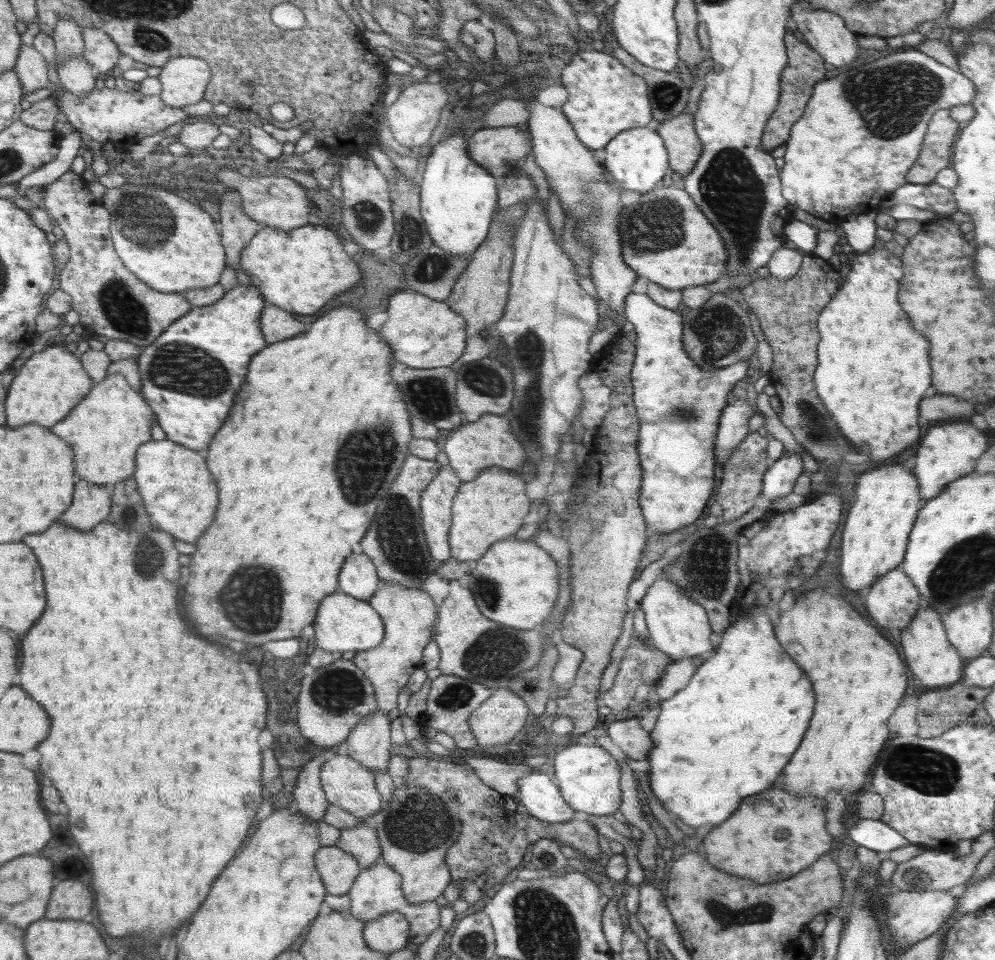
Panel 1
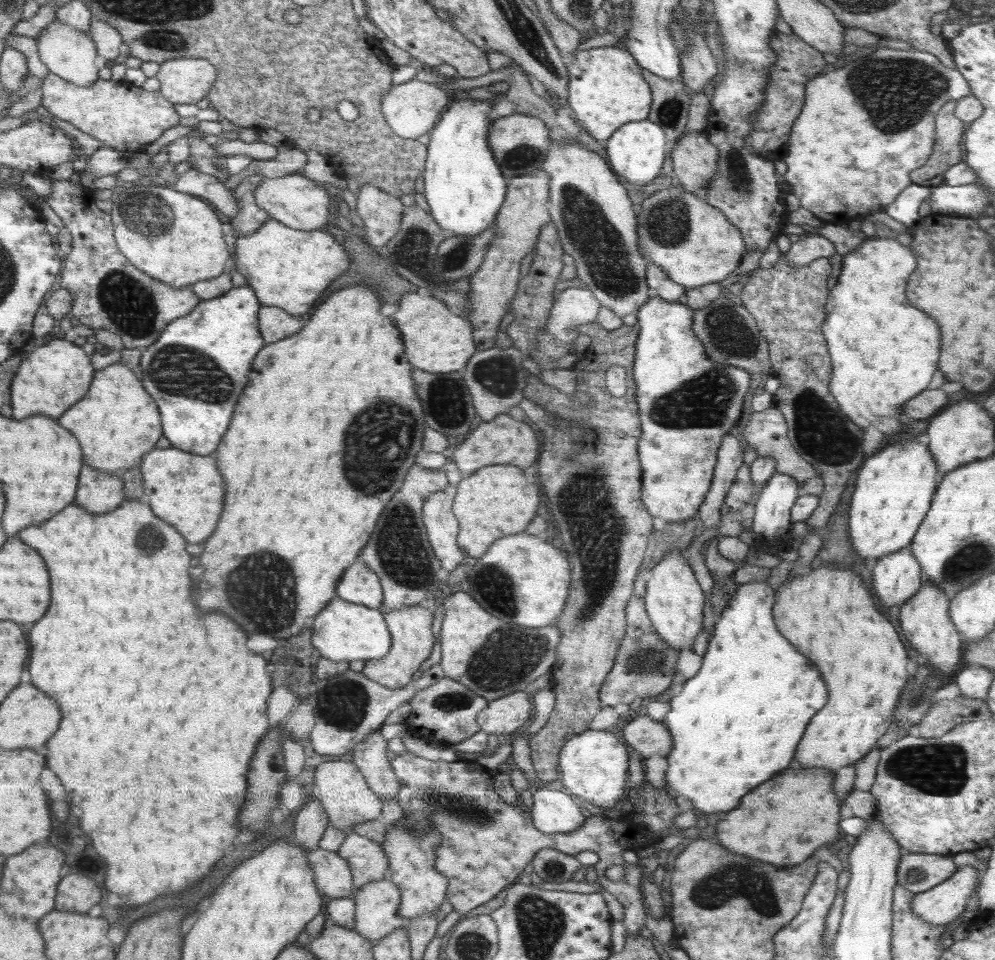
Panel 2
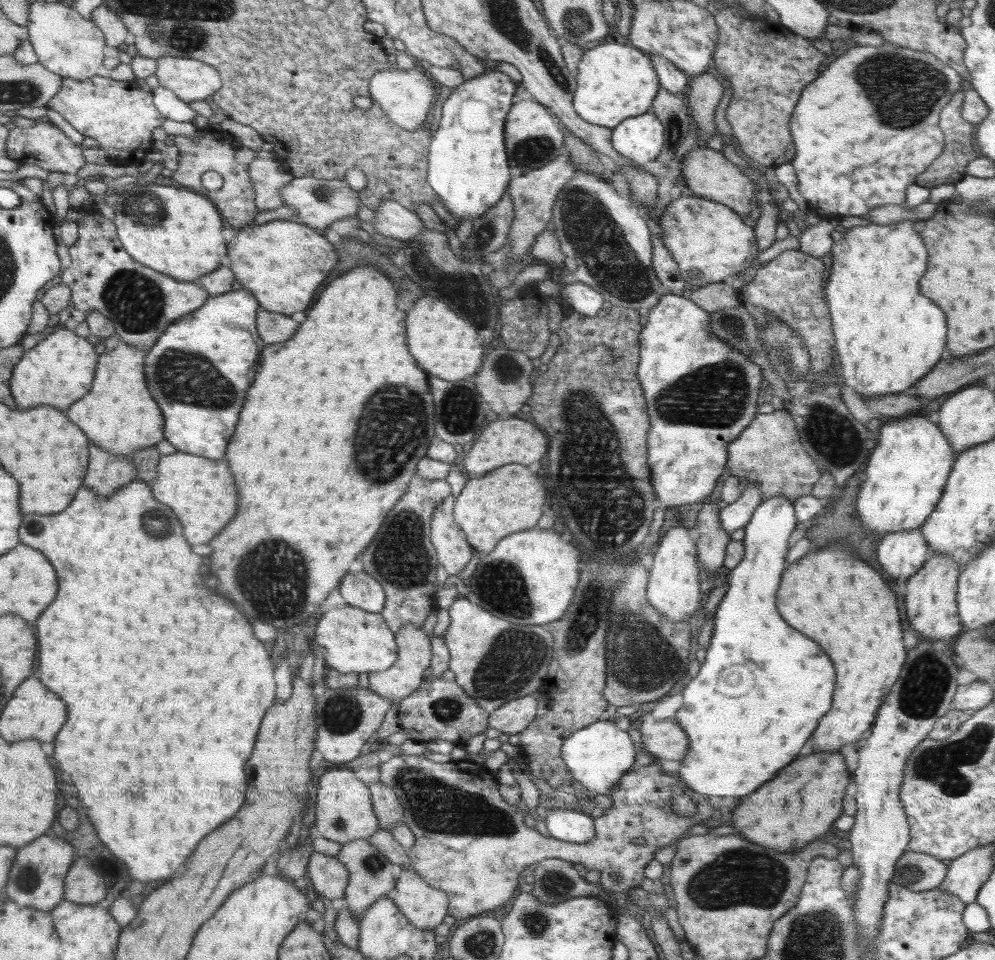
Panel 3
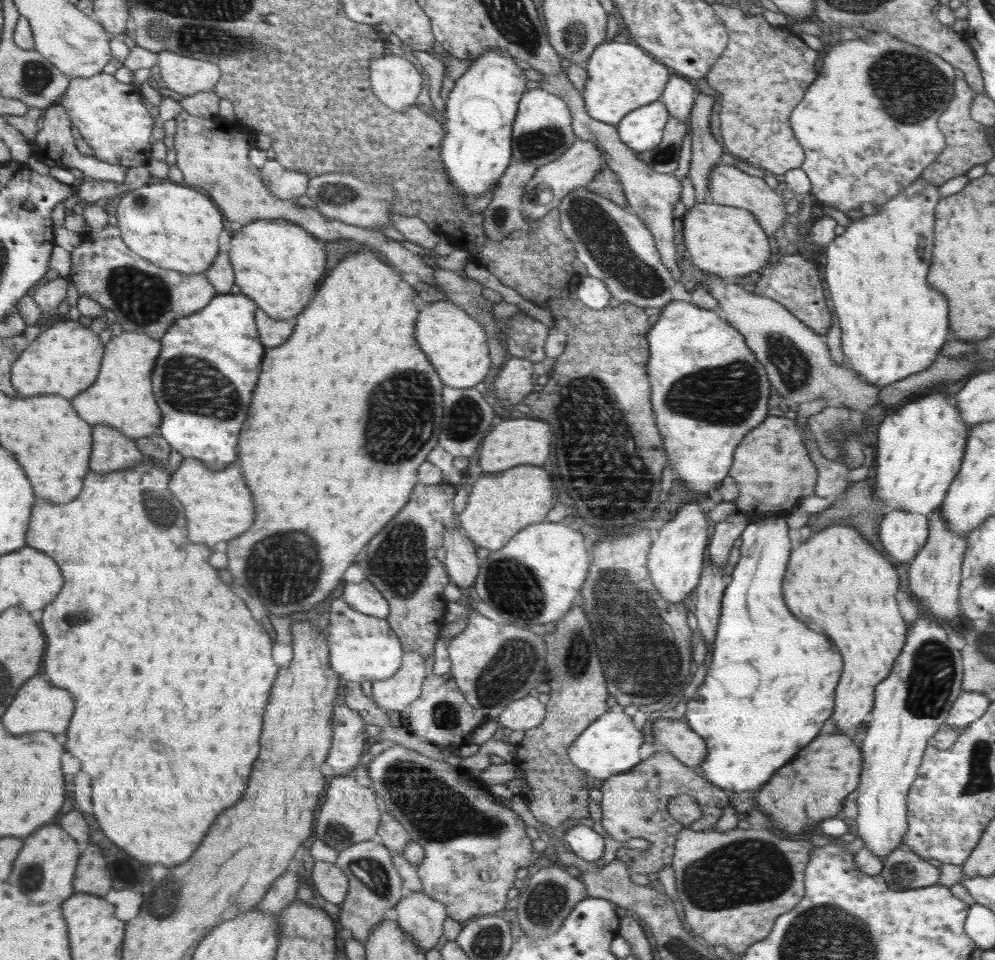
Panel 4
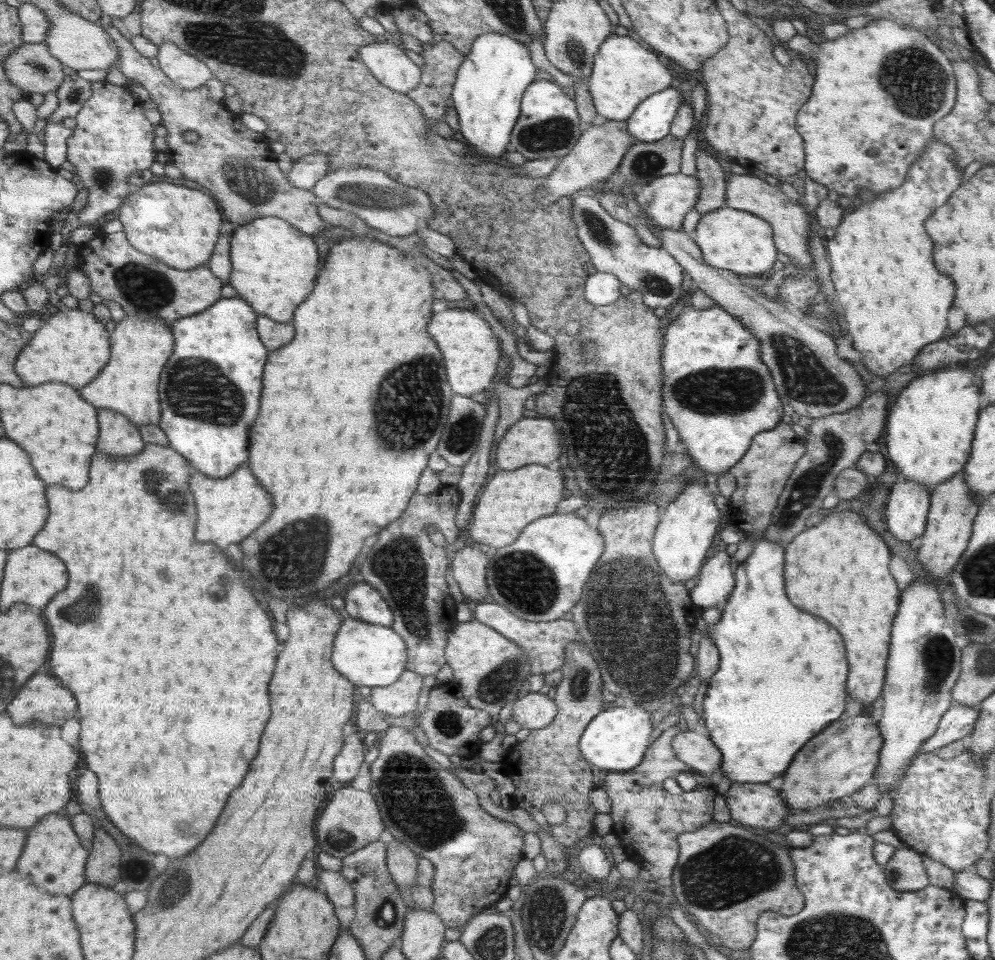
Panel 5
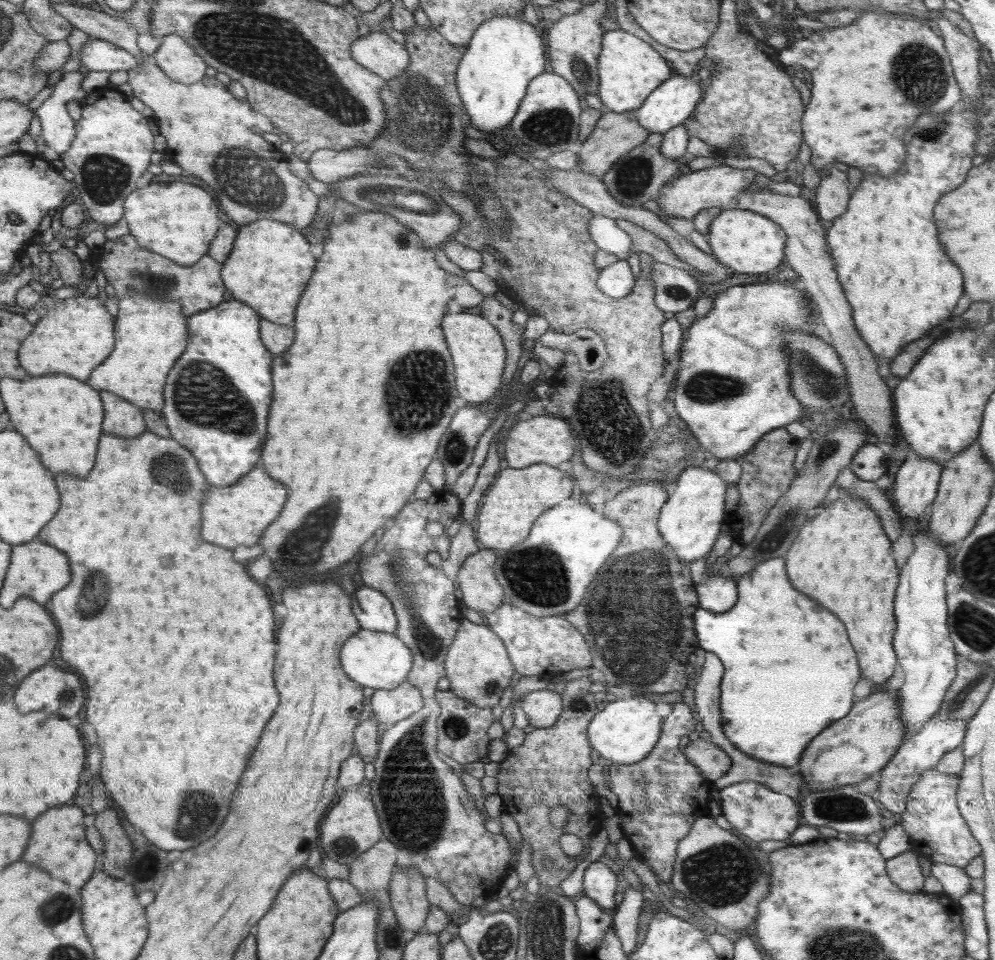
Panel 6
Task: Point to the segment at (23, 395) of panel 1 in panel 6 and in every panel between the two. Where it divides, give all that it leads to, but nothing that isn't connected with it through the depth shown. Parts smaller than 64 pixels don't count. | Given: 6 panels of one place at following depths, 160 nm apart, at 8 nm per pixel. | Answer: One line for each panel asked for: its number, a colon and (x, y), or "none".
2: (55, 376)
3: (58, 371)
4: (64, 359)
5: (70, 347)
6: (75, 335)

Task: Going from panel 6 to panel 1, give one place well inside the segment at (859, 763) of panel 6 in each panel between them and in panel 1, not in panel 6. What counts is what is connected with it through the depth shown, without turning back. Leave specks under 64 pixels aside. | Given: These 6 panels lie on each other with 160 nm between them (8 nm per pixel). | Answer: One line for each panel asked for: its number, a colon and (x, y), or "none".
1: (772, 836)
2: (784, 821)
3: (780, 815)
4: (813, 787)
5: (839, 761)

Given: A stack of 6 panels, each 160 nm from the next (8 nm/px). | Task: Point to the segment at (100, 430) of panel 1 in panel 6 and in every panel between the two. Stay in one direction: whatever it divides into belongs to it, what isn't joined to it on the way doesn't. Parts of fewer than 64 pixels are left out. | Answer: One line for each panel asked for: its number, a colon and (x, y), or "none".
2: (117, 422)
3: (119, 414)
4: (122, 397)
5: (129, 386)
6: (153, 332)

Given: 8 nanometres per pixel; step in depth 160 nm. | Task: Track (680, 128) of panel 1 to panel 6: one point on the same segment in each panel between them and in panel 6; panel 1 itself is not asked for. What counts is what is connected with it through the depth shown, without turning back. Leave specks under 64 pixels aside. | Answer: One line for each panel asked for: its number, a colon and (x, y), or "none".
2: (694, 157)
3: (707, 173)
4: (728, 186)
5: (789, 221)
6: (806, 249)

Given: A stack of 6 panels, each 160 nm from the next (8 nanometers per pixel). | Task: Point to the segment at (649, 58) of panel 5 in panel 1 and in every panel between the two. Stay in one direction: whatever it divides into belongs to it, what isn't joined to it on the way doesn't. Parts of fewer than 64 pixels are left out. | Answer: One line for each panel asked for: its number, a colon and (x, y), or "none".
1: (605, 98)
2: (606, 90)
3: (615, 81)
4: (621, 76)

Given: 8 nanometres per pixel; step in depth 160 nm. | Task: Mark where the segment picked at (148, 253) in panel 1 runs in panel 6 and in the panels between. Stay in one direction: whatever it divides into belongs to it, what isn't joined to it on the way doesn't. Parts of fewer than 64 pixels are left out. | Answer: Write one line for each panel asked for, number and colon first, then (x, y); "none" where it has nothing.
2: (176, 238)
3: (177, 232)
4: (172, 225)
5: (178, 225)
6: (179, 220)

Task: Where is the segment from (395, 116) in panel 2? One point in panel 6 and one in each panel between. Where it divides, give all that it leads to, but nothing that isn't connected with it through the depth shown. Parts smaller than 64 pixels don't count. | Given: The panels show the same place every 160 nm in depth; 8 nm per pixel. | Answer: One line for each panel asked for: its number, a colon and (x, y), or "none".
3: (405, 96)
4: (396, 83)
5: (390, 65)
6: (377, 51)

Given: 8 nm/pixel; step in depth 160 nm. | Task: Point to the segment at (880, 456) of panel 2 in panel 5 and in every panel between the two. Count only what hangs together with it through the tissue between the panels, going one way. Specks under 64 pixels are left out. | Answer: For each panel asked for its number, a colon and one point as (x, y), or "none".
3: (905, 475)
4: (920, 449)
5: (931, 426)

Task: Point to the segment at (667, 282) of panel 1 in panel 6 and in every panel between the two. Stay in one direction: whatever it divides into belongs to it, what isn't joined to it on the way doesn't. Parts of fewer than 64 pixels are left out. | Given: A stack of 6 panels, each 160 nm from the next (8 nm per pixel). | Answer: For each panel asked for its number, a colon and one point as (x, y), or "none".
2: (694, 243)
3: (708, 240)
4: (726, 241)
5: (738, 241)
6: (746, 241)

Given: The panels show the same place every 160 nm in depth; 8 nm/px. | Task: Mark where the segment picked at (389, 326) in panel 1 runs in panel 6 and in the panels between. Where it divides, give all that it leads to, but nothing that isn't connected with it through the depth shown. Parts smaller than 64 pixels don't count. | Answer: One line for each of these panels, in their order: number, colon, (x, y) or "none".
2: (440, 340)
3: (446, 343)
4: (458, 344)
5: (471, 353)
6: (478, 354)

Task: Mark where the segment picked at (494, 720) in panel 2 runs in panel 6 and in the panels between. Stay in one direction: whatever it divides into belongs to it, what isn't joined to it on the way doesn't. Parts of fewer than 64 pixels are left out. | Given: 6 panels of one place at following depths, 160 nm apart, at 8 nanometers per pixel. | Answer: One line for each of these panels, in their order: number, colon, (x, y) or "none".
3: (517, 715)
4: (527, 713)
5: (534, 711)
6: (543, 707)

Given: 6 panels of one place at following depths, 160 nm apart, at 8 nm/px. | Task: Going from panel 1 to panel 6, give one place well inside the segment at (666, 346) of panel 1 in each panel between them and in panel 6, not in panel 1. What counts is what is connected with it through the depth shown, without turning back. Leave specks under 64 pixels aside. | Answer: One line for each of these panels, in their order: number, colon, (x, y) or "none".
2: (687, 403)
3: (701, 394)
4: (708, 390)
5: (716, 413)
6: (732, 386)

